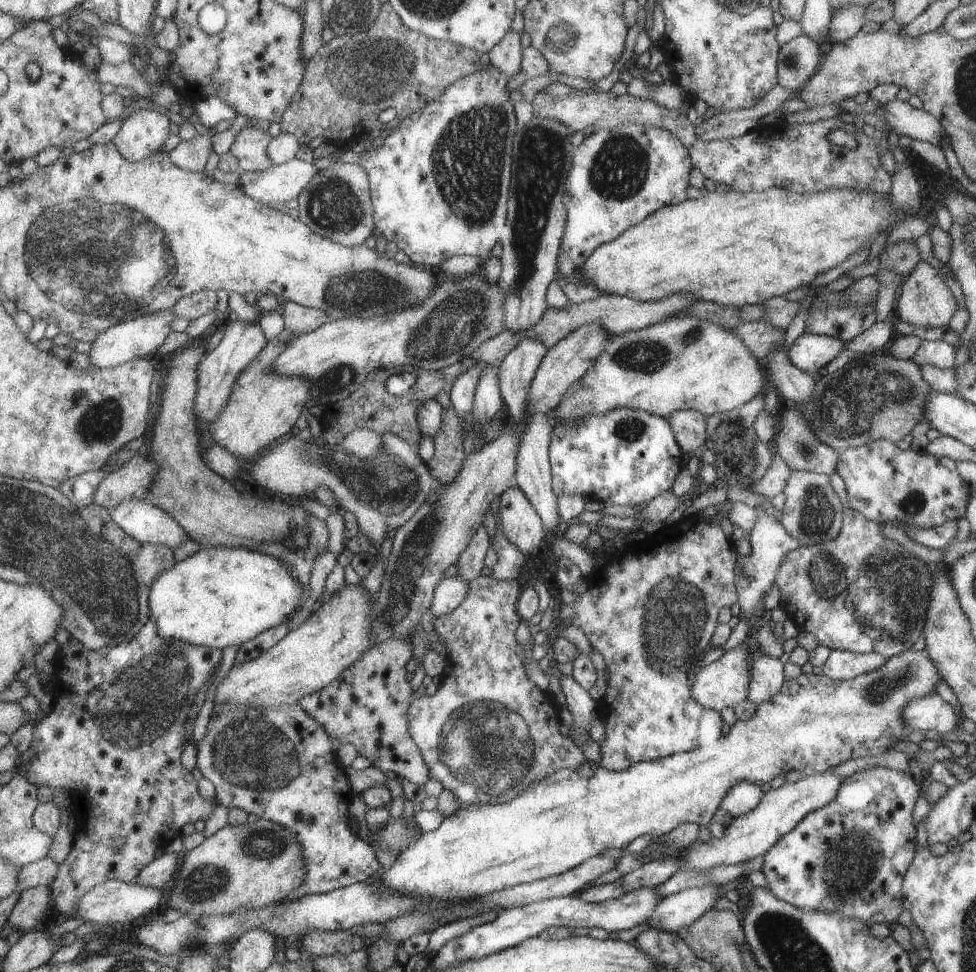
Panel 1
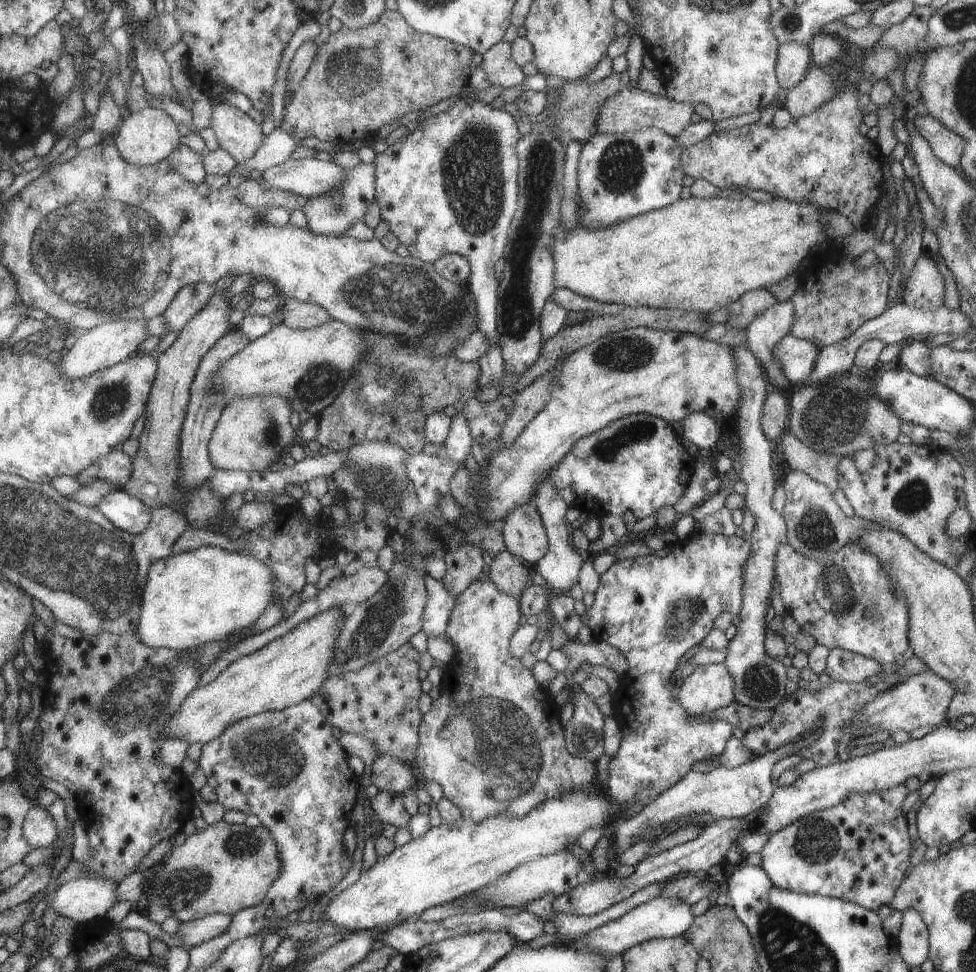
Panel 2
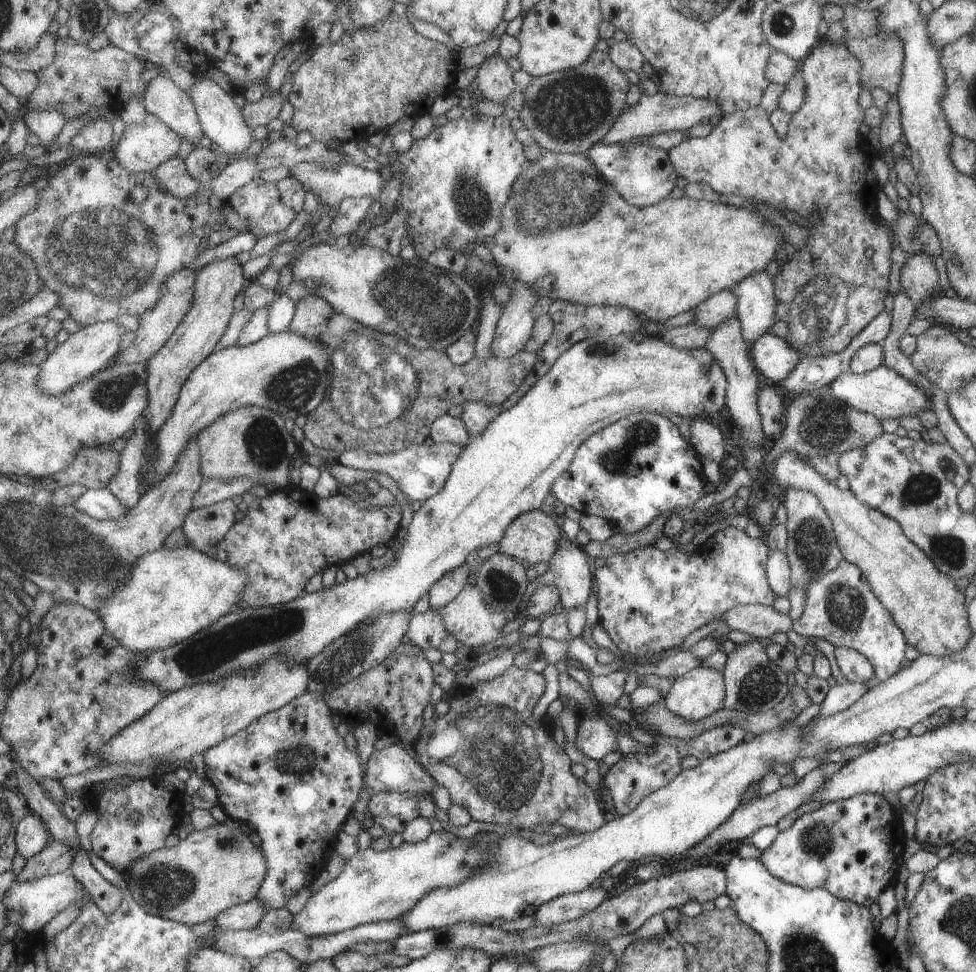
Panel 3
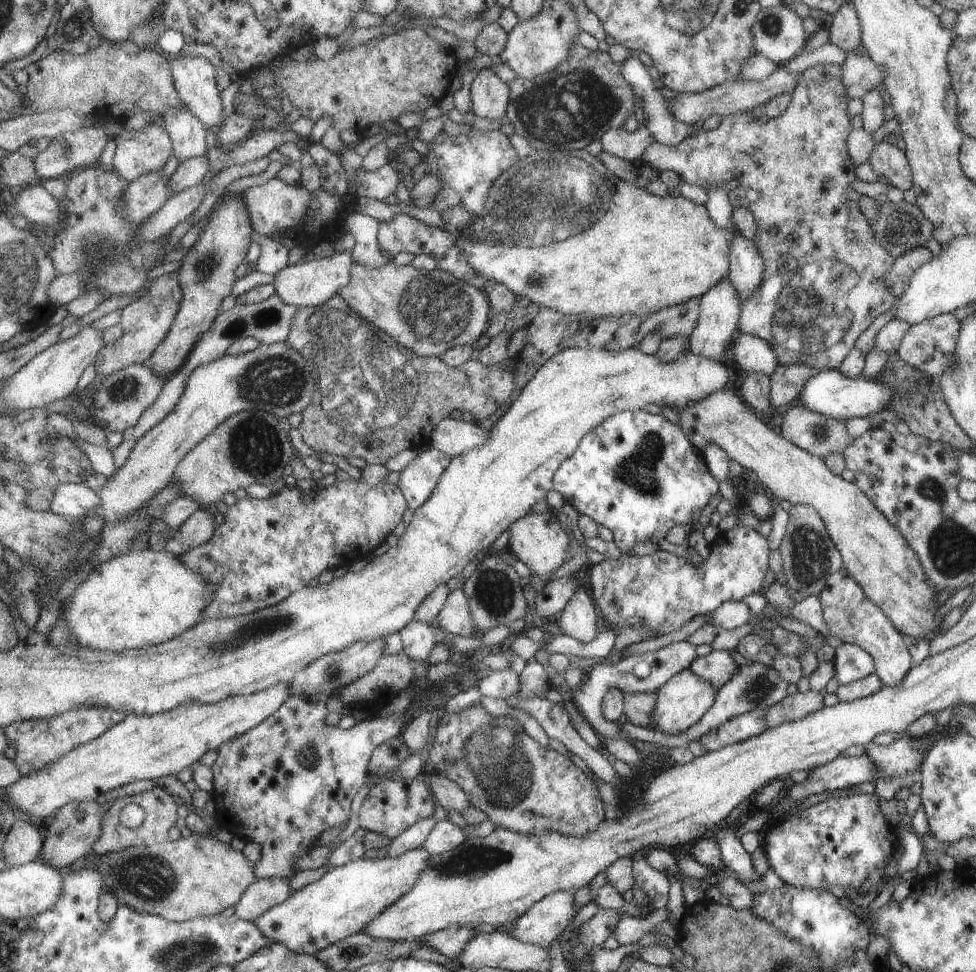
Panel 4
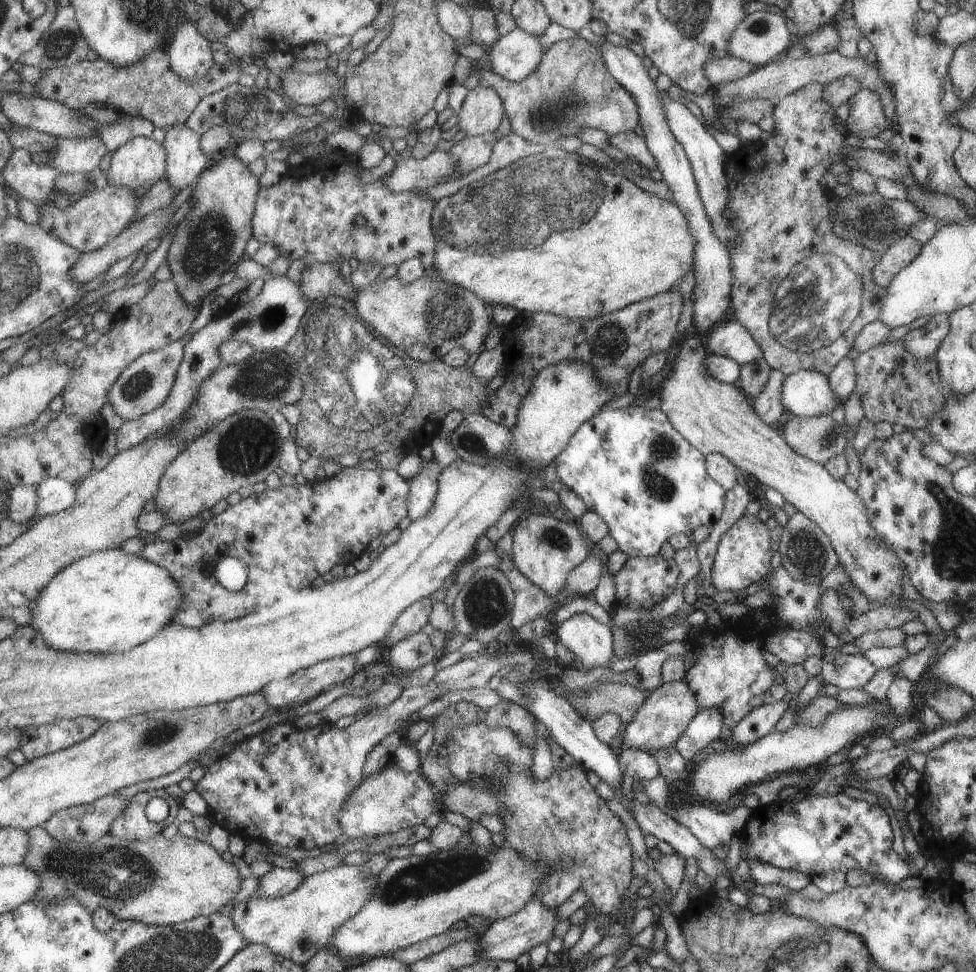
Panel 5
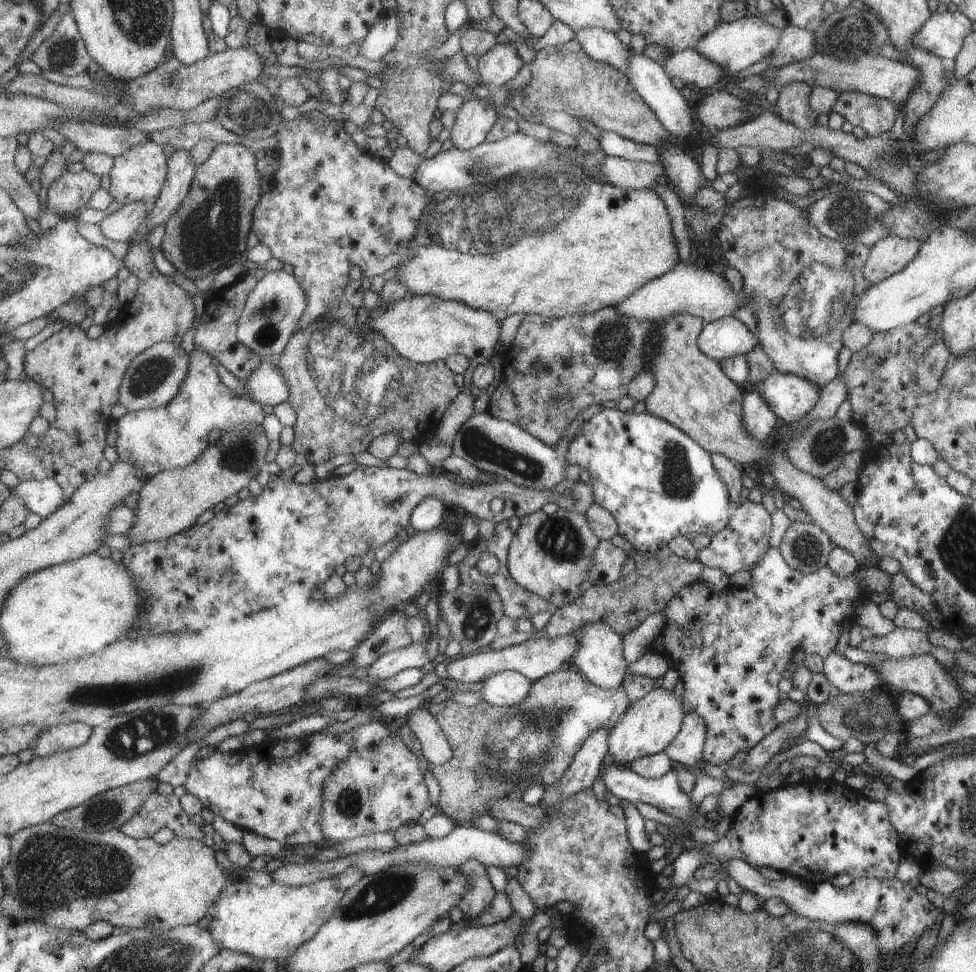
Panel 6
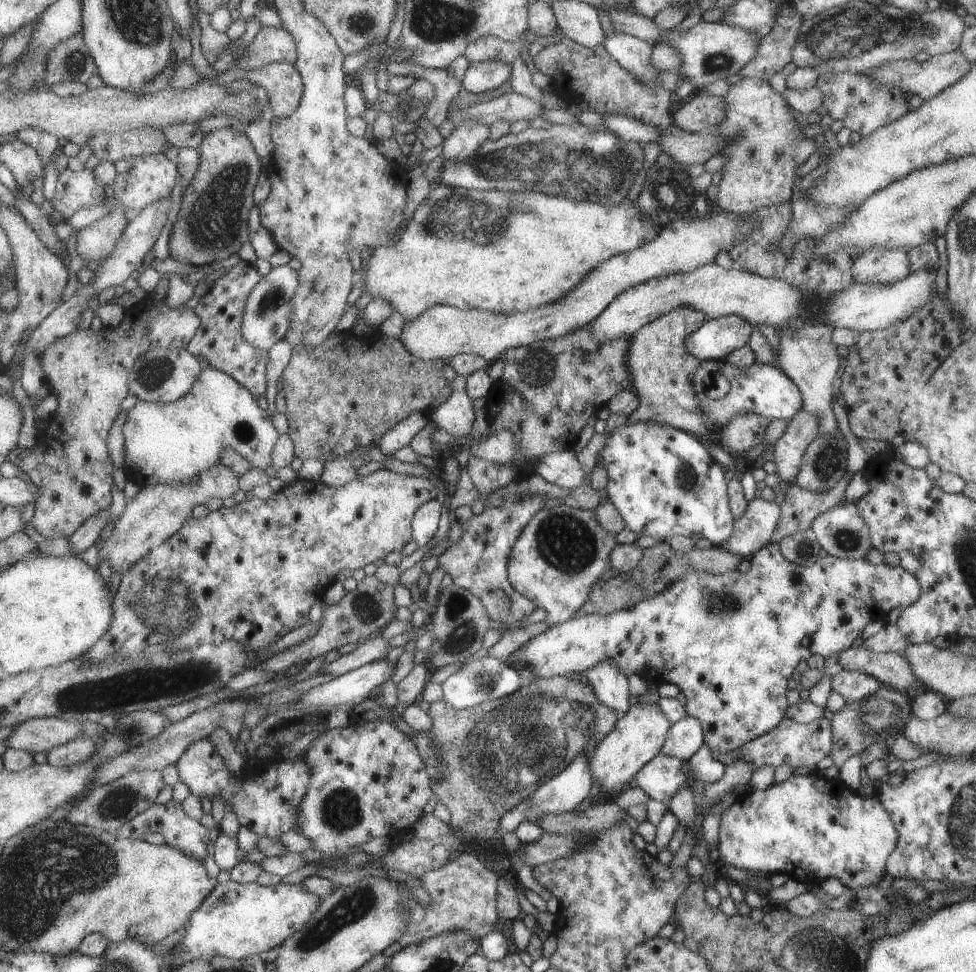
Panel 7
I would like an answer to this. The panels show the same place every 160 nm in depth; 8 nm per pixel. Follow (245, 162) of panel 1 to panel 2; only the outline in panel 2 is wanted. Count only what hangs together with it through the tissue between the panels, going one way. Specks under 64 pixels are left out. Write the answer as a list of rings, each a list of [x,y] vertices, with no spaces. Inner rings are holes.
[[[227,102],[213,104],[210,128],[220,147],[227,150],[237,163],[253,158],[265,138],[259,123],[253,122],[247,112]]]

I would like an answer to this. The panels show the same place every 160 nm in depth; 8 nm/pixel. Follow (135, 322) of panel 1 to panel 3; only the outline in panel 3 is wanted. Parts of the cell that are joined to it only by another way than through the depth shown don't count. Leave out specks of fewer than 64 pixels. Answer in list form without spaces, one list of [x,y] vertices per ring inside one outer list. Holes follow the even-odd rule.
[[[101,321],[83,327],[60,345],[52,344],[51,356],[39,365],[38,387],[45,394],[60,395],[73,388],[73,385],[78,382],[111,366],[120,354],[121,338],[127,331],[117,321]]]

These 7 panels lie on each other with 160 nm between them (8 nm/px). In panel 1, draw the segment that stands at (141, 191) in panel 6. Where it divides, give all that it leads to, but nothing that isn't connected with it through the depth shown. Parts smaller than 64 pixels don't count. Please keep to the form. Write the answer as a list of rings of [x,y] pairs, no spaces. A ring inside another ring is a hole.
[[[137,109],[127,116],[112,141],[129,161],[144,161],[169,138],[169,126],[171,118],[167,112]]]

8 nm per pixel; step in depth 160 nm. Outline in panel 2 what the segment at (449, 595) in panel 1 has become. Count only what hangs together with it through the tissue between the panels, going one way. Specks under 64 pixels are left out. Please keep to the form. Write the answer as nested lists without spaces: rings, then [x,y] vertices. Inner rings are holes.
[[[426,571],[423,572],[425,586],[425,607],[421,612],[419,622],[421,632],[426,638],[429,636],[446,636],[445,628],[451,608],[455,604],[455,596],[449,596],[440,580],[431,578]]]

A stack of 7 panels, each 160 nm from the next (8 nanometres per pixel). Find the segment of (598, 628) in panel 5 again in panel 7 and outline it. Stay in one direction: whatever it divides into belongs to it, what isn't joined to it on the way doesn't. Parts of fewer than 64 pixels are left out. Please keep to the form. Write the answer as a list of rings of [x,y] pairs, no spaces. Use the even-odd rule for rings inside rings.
[[[606,658],[585,669],[581,678],[592,686],[595,696],[605,706],[617,712],[617,717],[631,706],[626,676],[614,665],[612,658]]]

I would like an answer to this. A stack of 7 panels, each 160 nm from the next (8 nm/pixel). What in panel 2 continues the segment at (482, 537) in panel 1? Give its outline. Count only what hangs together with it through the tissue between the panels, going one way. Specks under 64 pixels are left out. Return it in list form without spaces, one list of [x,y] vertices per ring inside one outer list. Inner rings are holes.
[[[463,543],[455,550],[443,553],[445,574],[440,581],[449,596],[457,596],[464,589],[468,589],[478,579],[481,571],[485,570],[482,552],[477,546]]]

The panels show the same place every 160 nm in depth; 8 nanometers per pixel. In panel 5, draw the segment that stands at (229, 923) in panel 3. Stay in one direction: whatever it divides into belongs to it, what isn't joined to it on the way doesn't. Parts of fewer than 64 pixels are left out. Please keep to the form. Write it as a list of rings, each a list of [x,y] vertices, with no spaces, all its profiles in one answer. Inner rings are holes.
[[[274,866],[270,872],[258,878],[255,894],[269,898],[285,896],[301,882],[303,877],[299,872]]]

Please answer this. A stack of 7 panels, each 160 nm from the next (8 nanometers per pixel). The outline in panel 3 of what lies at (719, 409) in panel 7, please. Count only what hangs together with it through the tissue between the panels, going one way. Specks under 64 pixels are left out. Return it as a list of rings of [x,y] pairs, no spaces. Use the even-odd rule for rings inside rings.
[[[883,364],[858,375],[848,371],[842,372],[827,387],[836,399],[841,399],[843,403],[855,410],[875,415],[880,420],[887,418],[897,420],[903,416],[917,416],[921,411],[925,412],[932,408],[932,402],[925,389],[914,385],[896,370]]]

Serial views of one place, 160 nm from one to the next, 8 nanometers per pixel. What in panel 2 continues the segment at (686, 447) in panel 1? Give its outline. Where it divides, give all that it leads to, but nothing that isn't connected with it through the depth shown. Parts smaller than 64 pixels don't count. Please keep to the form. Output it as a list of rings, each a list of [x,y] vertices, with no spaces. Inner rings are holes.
[[[700,411],[689,414],[678,425],[682,441],[688,440],[701,453],[713,452],[722,431],[722,427],[713,418]]]

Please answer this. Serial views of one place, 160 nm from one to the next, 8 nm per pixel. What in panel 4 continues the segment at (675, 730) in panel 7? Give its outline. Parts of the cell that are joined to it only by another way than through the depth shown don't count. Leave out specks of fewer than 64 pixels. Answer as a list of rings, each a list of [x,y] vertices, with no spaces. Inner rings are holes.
[[[751,663],[749,665],[739,665],[736,668],[736,673],[728,678],[728,681],[719,688],[716,693],[715,700],[708,712],[688,729],[685,729],[679,734],[668,735],[665,733],[653,732],[653,730],[645,730],[641,727],[636,727],[629,722],[617,724],[618,729],[630,739],[651,742],[659,746],[659,748],[670,749],[672,747],[686,747],[691,741],[698,740],[702,734],[709,734],[711,729],[716,729],[716,726],[729,720],[732,716],[740,715],[741,713],[749,712],[754,708],[761,707],[766,709],[779,702],[785,695],[785,689],[788,684],[780,678],[777,671],[771,666],[762,665],[761,663]]]

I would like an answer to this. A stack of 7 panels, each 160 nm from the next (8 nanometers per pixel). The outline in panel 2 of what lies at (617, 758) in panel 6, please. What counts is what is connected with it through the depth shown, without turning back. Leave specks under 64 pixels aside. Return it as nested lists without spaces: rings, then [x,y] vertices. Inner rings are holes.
[[[723,663],[699,665],[677,690],[677,704],[689,716],[712,713],[733,701],[733,679]]]

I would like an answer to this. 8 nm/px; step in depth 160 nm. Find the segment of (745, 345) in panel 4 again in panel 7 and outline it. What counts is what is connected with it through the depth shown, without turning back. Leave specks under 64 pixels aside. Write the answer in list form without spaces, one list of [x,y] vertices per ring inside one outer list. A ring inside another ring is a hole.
[[[723,315],[704,321],[685,340],[689,353],[701,361],[719,361],[747,344],[753,325],[739,315]]]

